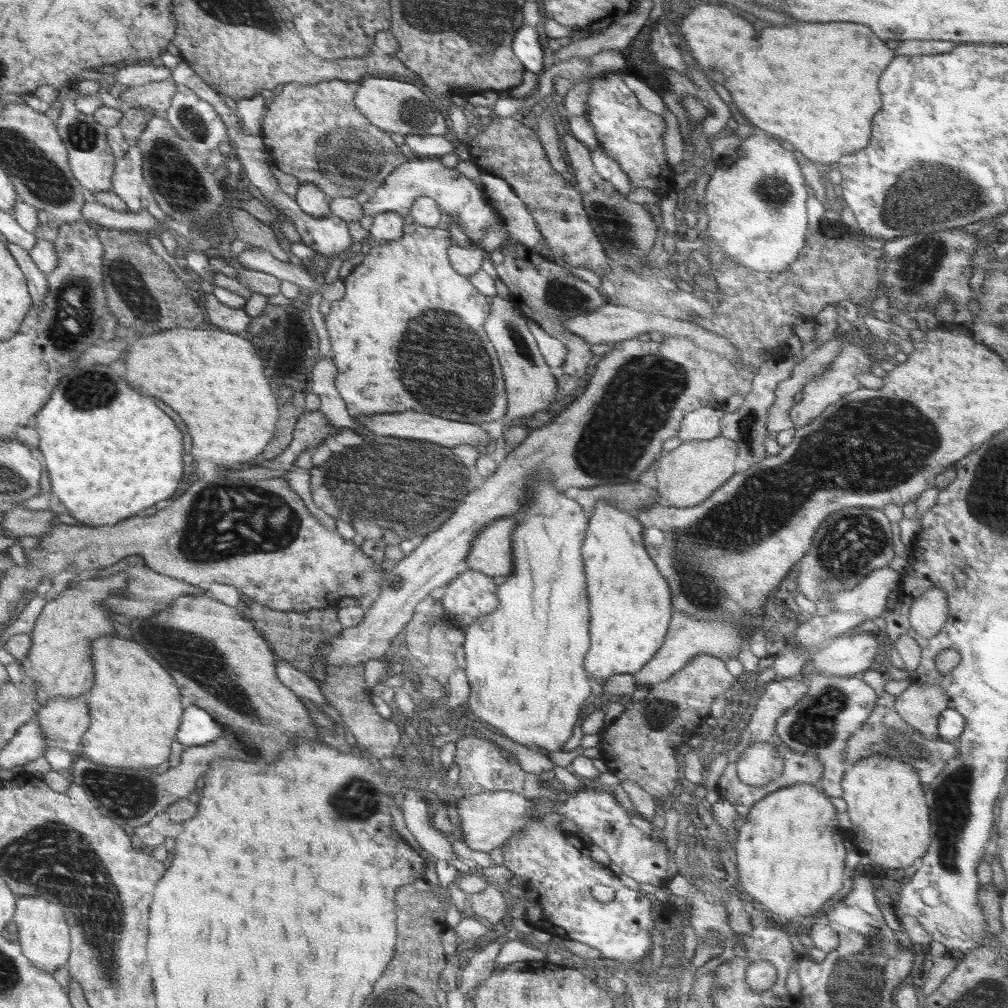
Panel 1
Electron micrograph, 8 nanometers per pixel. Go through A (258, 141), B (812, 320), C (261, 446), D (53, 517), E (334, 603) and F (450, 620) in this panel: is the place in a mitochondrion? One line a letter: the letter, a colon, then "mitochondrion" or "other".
A: other
B: other
C: other
D: other
E: other
F: other

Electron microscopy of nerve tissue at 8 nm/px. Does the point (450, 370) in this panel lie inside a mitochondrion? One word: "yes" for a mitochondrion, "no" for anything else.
yes

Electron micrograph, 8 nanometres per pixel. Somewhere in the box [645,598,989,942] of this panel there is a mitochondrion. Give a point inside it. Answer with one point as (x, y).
(951, 802)

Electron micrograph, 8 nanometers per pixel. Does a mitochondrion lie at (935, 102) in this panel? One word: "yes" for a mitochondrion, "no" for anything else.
no

